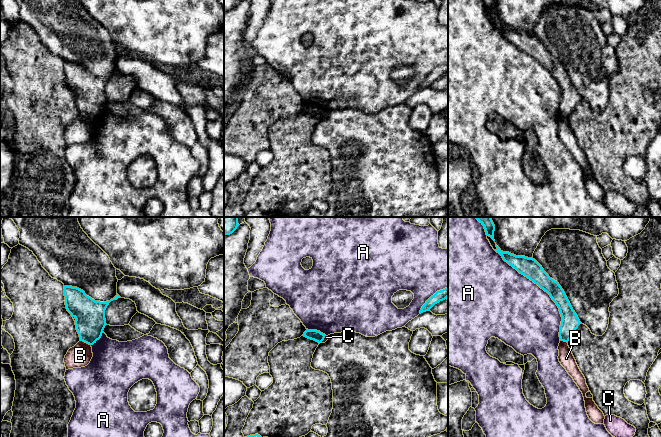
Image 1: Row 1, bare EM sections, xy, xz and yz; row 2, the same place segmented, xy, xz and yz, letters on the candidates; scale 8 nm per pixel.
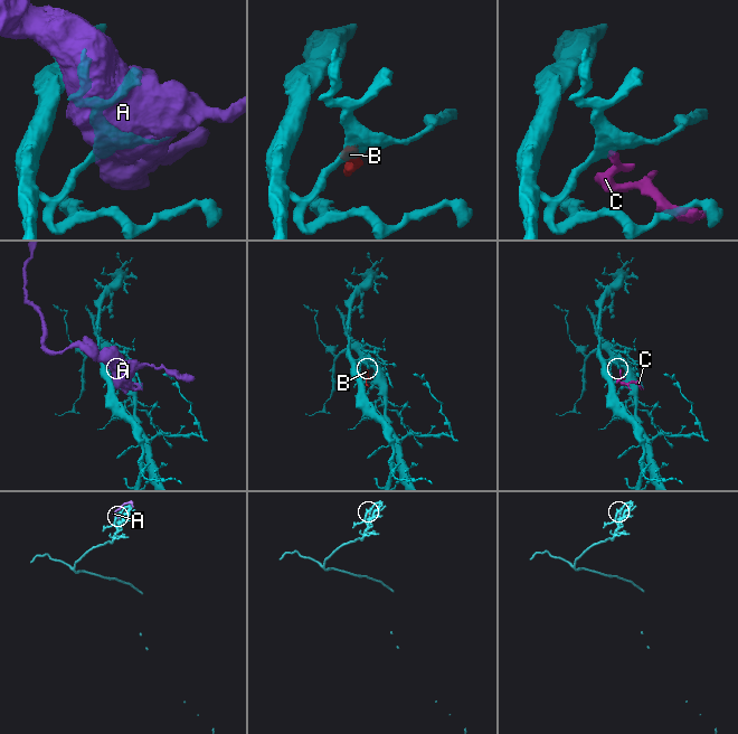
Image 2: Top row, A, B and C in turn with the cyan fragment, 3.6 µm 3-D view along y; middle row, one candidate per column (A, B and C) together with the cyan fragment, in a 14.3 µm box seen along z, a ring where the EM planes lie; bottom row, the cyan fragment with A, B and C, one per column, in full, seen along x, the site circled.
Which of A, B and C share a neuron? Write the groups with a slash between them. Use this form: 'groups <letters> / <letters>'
groups A / B C

